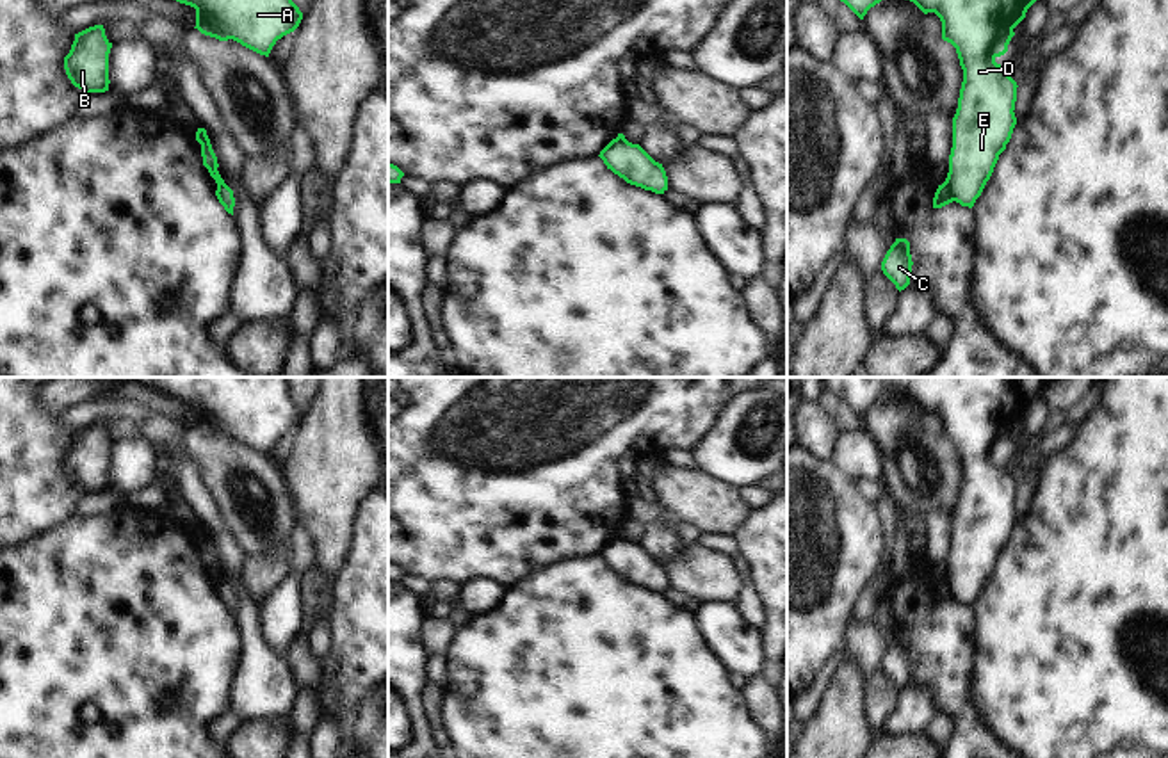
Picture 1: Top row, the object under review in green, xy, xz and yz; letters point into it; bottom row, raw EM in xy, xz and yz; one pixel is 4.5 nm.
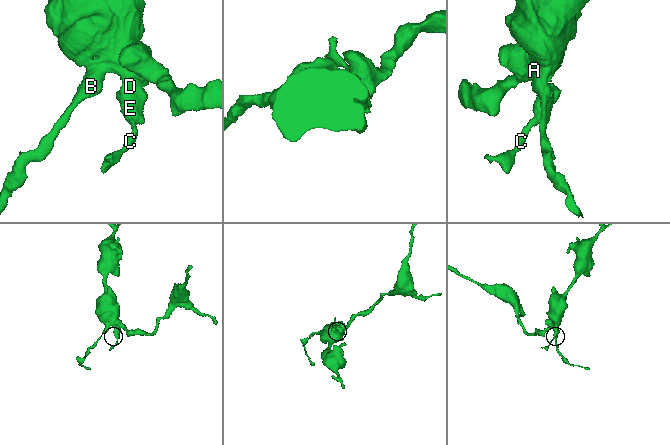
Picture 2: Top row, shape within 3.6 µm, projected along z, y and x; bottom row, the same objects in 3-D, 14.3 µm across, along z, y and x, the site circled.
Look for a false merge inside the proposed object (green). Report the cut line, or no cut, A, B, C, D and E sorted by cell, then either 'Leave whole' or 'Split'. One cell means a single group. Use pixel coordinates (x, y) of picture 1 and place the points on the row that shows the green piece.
Split along yz (944, 182), (955, 200). Groups: A B D E / C. Split.

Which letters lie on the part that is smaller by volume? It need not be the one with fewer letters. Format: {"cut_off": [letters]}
{"cut_off": ["C"]}

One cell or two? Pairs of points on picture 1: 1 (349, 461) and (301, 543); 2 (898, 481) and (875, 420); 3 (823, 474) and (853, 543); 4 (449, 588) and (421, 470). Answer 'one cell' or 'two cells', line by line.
1: two cells
2: one cell
3: one cell
4: two cells

